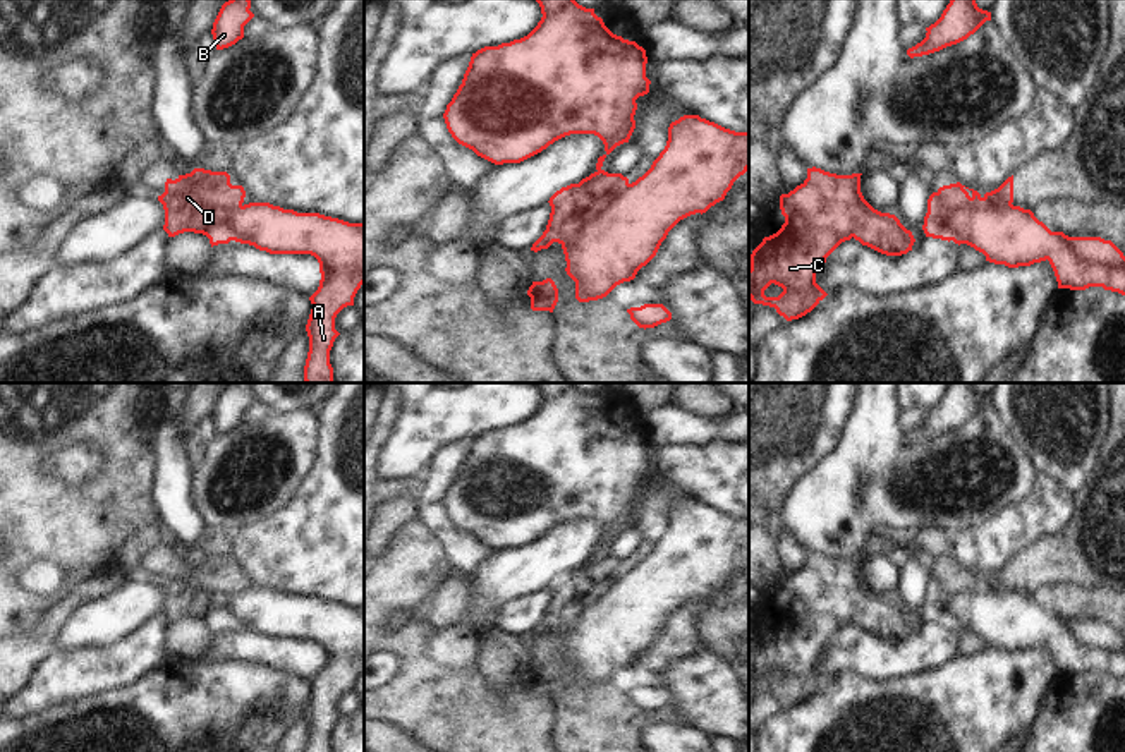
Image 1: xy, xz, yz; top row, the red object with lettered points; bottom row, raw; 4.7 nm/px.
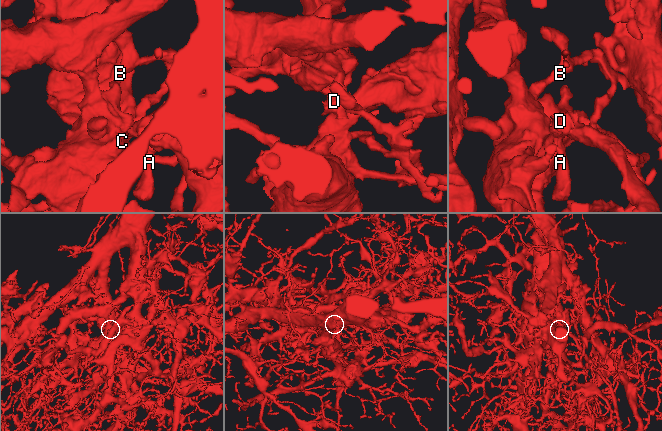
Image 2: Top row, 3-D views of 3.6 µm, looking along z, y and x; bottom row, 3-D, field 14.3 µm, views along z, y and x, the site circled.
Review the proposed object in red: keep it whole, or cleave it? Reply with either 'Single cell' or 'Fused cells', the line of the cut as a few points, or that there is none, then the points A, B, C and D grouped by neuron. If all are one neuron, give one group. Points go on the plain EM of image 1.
Fused cells. Split along yz (1010, 588), (972, 588), (955, 593), (948, 601), (950, 624). Groups: A B C / D

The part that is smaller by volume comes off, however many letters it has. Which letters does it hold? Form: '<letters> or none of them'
D

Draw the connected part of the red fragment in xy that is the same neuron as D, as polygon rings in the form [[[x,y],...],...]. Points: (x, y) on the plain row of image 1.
[[[194,553],[191,558],[167,563],[158,585],[165,594],[163,615],[168,622],[184,616],[203,618],[211,632],[232,625],[227,606],[242,591],[246,575],[232,570],[227,556]]]

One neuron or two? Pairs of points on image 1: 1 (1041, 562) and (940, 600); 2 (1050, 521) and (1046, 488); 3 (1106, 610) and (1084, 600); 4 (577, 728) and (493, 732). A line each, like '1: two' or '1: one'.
1: one
2: one
3: one
4: two

